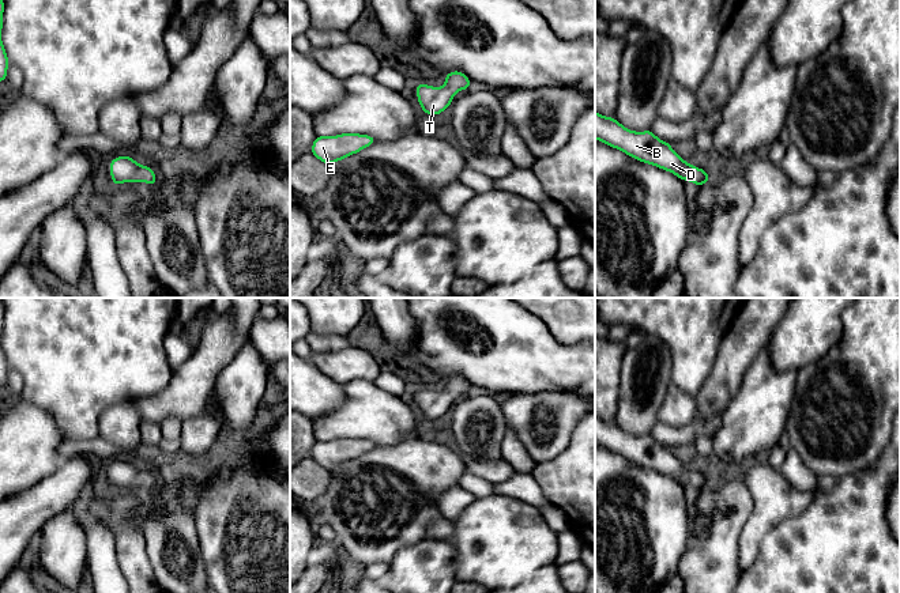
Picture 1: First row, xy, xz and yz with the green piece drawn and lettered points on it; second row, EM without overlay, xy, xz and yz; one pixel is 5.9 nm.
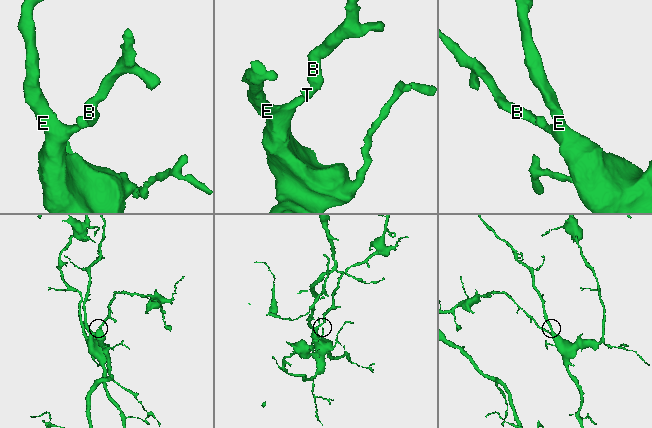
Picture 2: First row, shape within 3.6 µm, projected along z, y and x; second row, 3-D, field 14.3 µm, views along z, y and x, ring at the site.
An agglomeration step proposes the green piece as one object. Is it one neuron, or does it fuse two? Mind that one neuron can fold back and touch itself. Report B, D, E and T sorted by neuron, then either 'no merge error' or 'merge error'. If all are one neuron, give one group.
B D E T; no merge error

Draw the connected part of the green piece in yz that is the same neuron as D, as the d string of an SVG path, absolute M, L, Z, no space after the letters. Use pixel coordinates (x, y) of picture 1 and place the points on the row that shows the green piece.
M595 112L595 139L624 151L633 159L670 171L682 181L692 181L697 186L709 181L707 170L684 160L669 141L656 137L651 129L634 132L614 117L605 117Z

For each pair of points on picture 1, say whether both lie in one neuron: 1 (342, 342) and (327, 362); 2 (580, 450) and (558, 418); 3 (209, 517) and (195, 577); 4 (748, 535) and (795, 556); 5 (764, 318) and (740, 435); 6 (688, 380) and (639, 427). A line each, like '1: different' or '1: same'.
1: different
2: different
3: different
4: different
5: different
6: different

